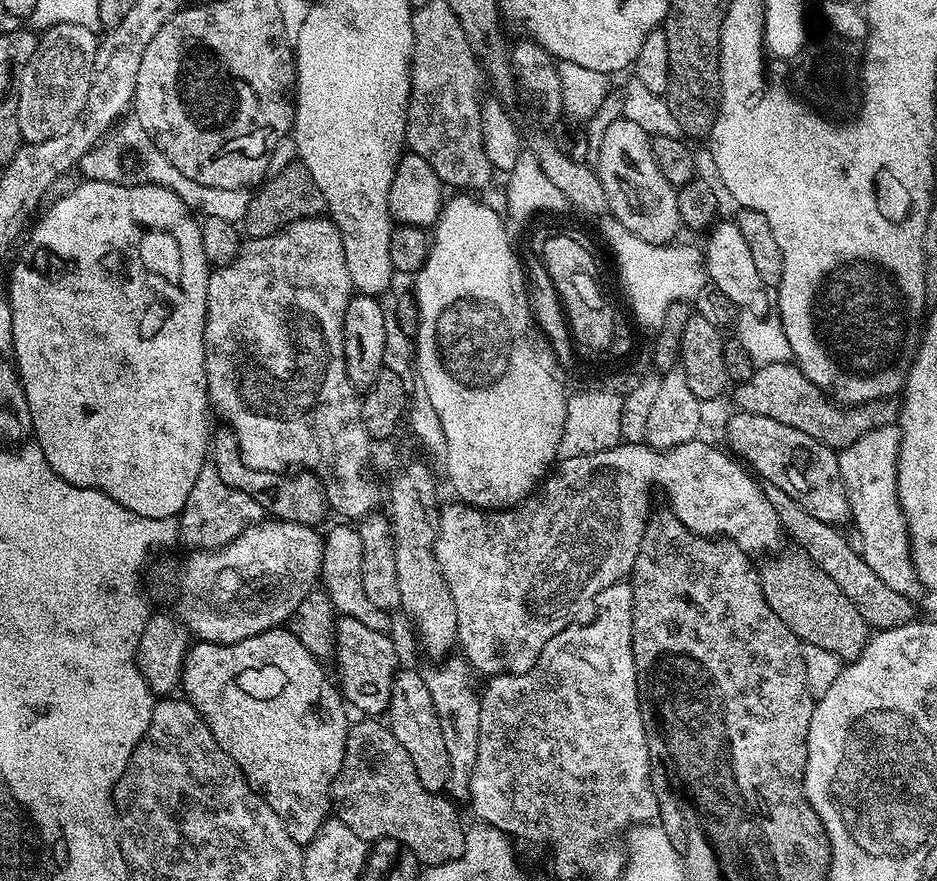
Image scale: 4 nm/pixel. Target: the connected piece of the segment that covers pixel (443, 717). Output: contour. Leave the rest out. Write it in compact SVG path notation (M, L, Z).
M452 654L433 664L436 665L429 672L425 671L423 678L426 682L426 690L430 690L430 698L434 698L438 726L442 726L442 738L446 741L446 754L450 754L450 778L446 792L453 801L464 802L468 800L468 787L470 774L474 770L474 758L478 756L480 696L478 688L472 685L473 669L463 655Z

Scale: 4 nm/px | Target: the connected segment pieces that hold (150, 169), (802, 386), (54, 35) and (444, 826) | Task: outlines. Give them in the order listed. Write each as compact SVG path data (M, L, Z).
M134 118L121 119L90 151L82 154L78 172L81 172L84 180L105 180L108 184L160 184L174 194L178 194L178 198L182 198L184 205L193 213L199 214L201 217L222 218L223 221L231 224L243 221L250 199L249 193L244 190L218 190L214 186L202 186L198 182L186 178L186 174L182 174L182 170L175 168L166 158L166 154L162 154L162 150L158 150L158 146L148 137L146 130L142 130L142 126Z
M785 362L782 364L766 364L757 367L746 382L735 385L734 404L741 412L750 414L762 414L762 418L774 418L774 422L782 422L786 426L794 426L794 430L802 430L802 434L810 434L818 442L825 444L827 448L839 450L853 444L862 434L866 434L875 428L881 428L887 424L897 423L900 415L900 404L895 399L875 400L869 404L858 404L855 406L841 406L835 400L825 396L822 389L814 386L806 374L797 368L795 363Z
M55 24L37 39L36 49L22 70L18 94L18 126L21 141L33 144L58 134L80 113L92 85L97 33L86 26Z
M360 718L348 729L348 741L342 758L340 772L332 784L332 803L335 819L346 822L358 838L369 842L377 840L397 840L402 842L416 855L421 865L449 864L464 853L465 825L460 825L460 816L456 813L457 805L447 795L431 792L418 782L414 762L398 738L394 738L387 723L376 718Z

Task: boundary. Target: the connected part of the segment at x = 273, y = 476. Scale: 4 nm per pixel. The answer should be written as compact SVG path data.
M230 430L213 431L210 436L210 464L218 470L218 478L242 494L250 494L258 506L262 506L269 517L320 526L324 515L329 515L328 499L322 482L312 472L301 471L299 474L283 472L255 472L242 462L238 438Z

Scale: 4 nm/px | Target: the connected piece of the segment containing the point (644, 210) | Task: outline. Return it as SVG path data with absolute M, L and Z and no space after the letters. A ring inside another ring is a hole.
M623 118L610 121L600 136L600 153L596 156L594 171L602 182L607 211L630 234L638 234L638 238L648 243L664 245L671 245L679 237L682 225L677 189L658 170L651 139L642 126Z

